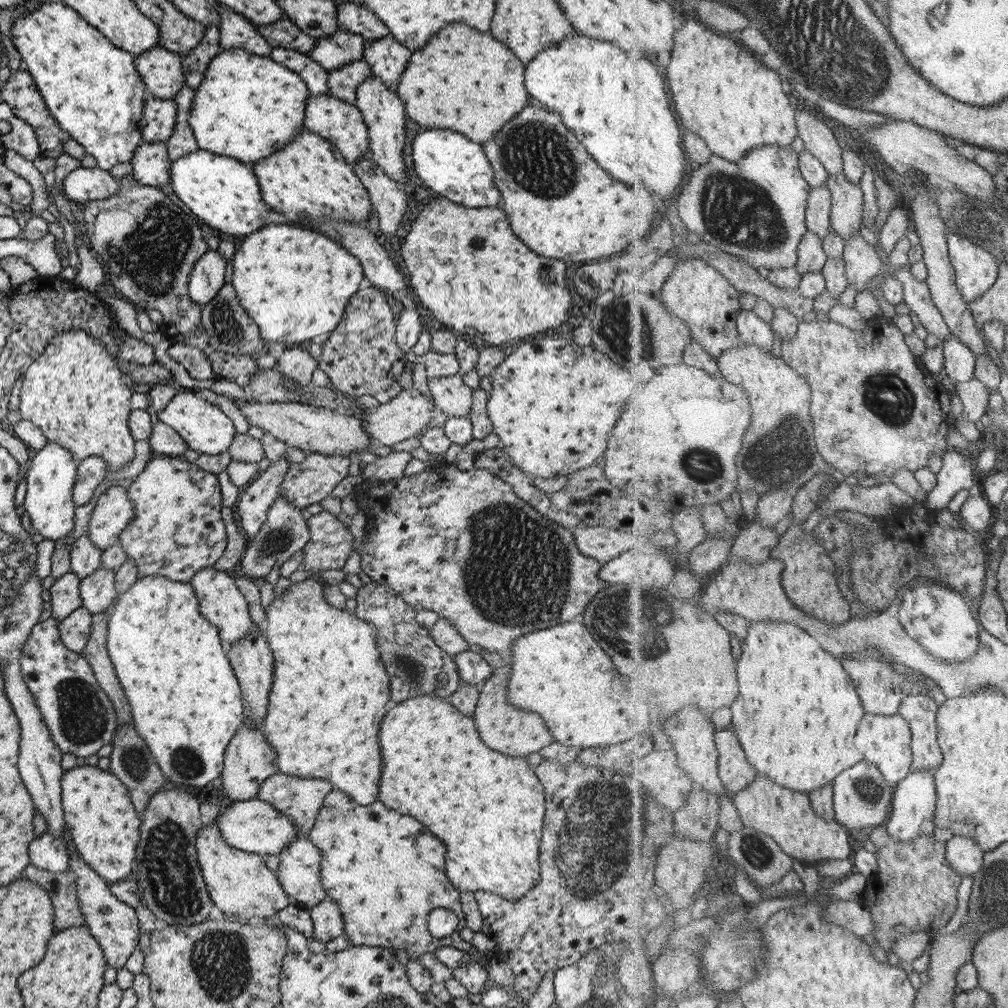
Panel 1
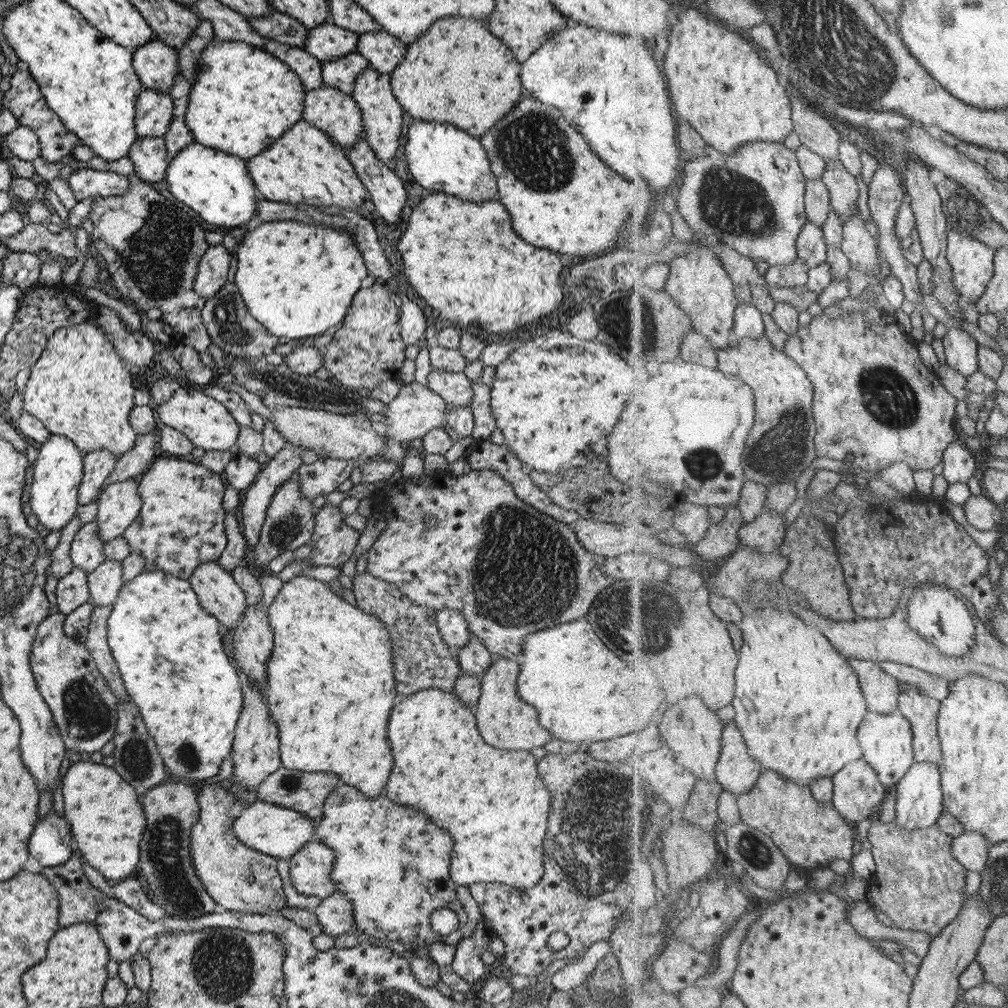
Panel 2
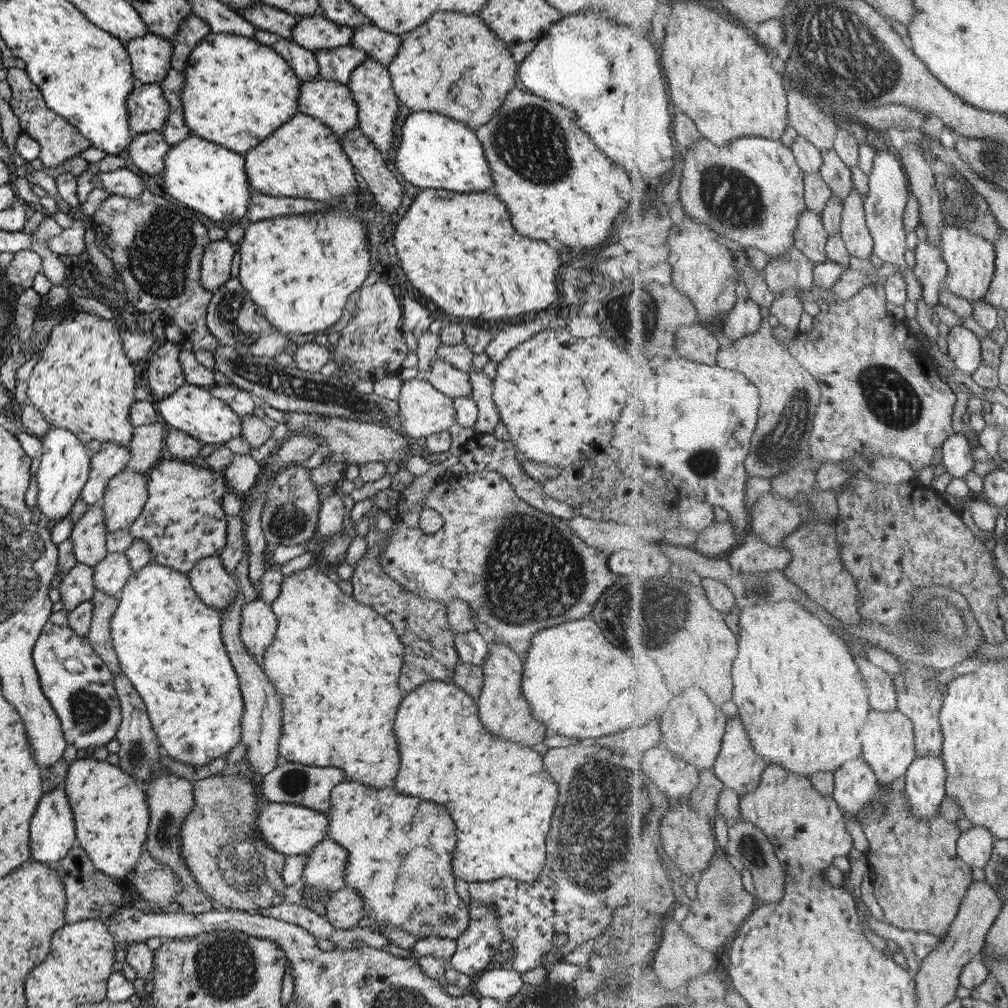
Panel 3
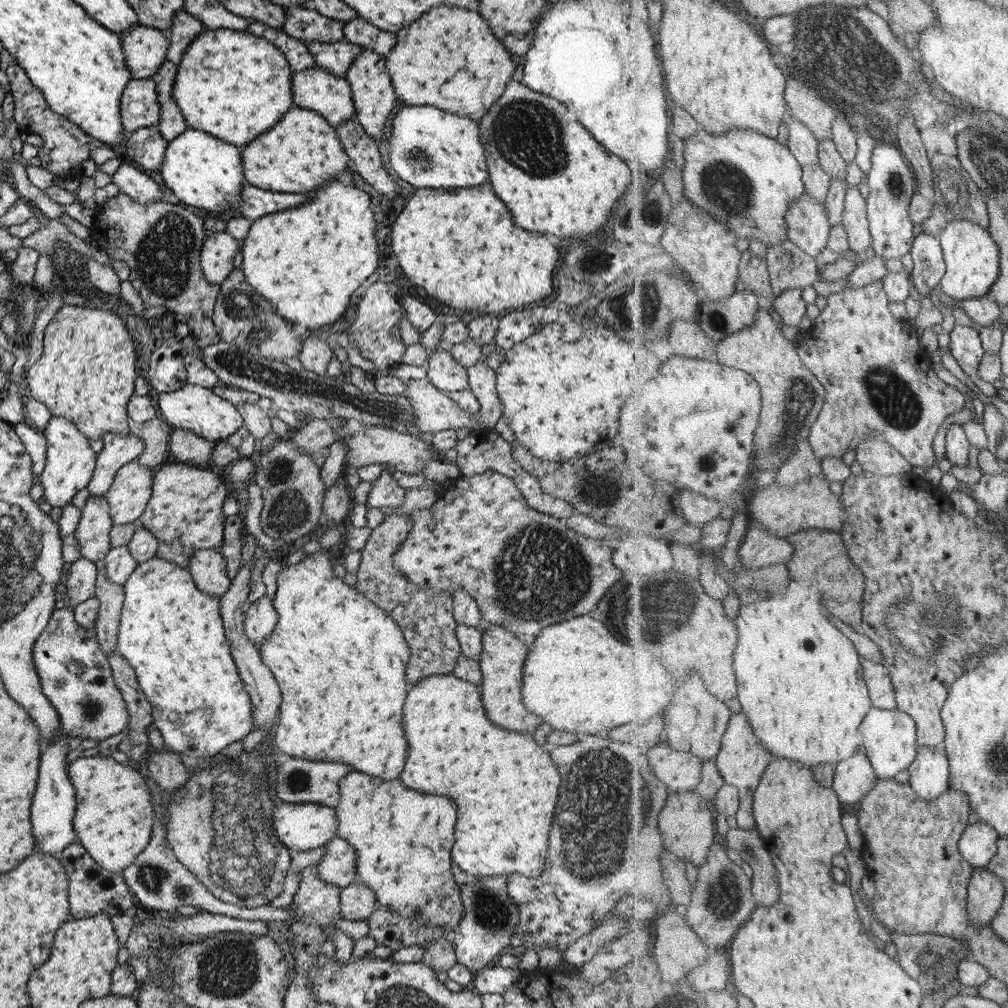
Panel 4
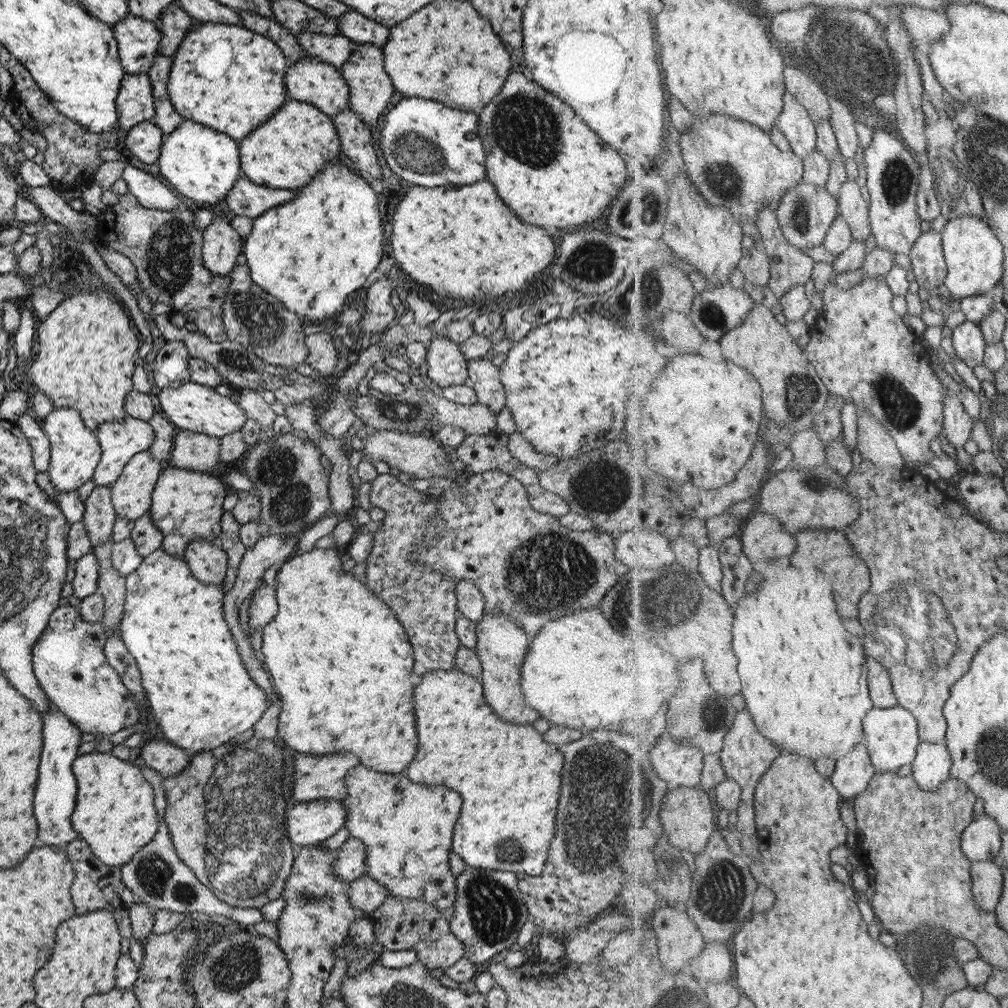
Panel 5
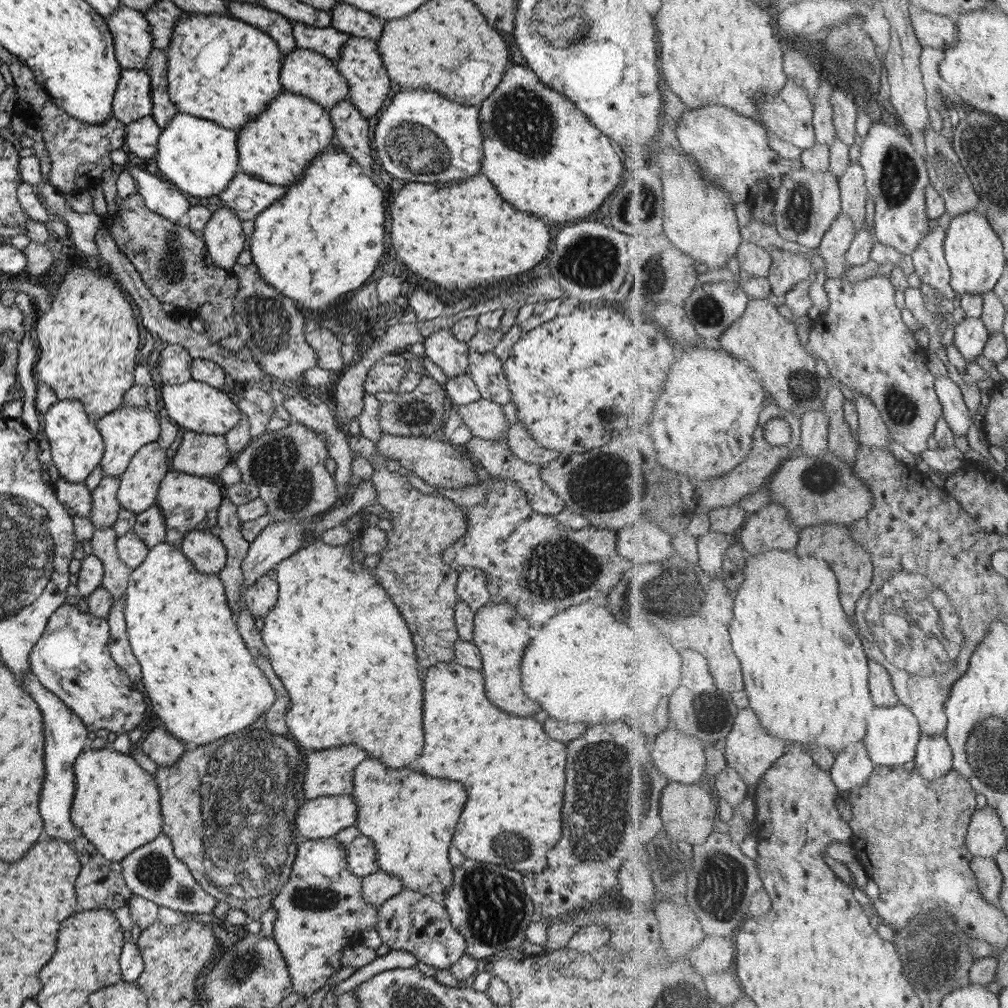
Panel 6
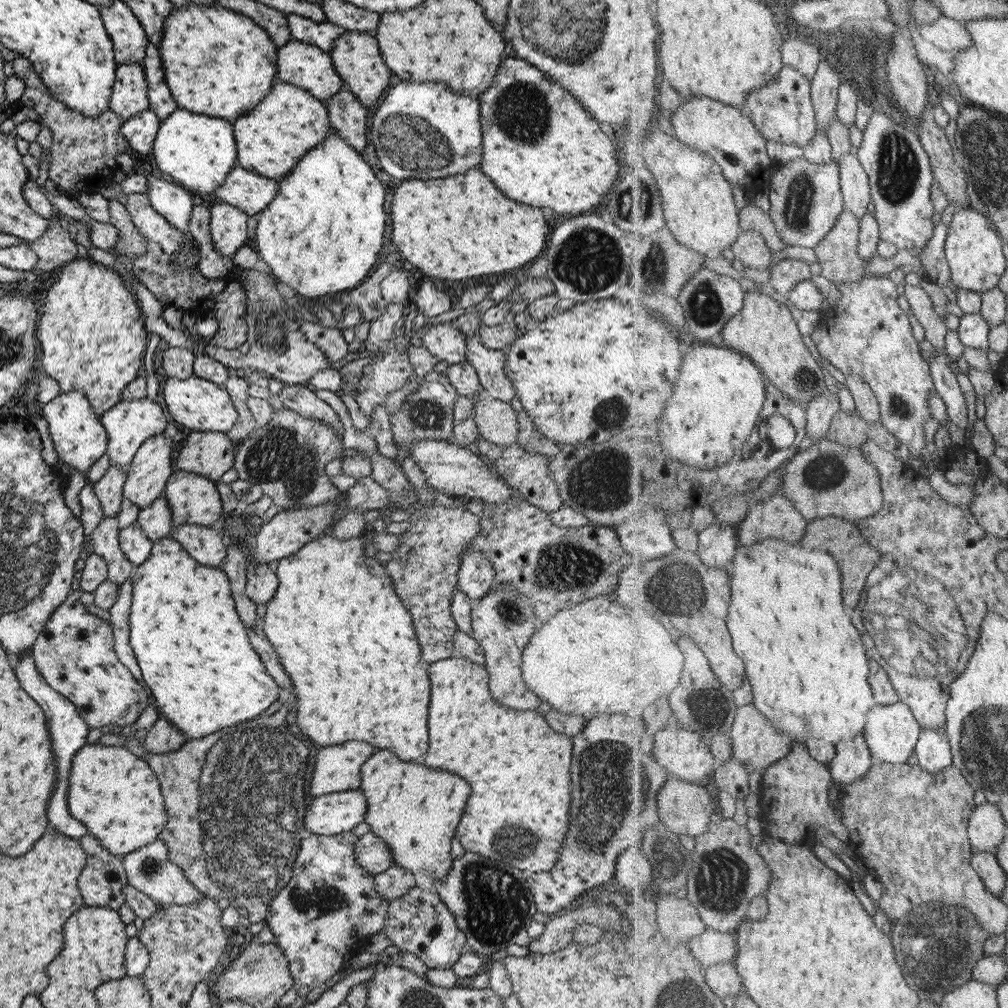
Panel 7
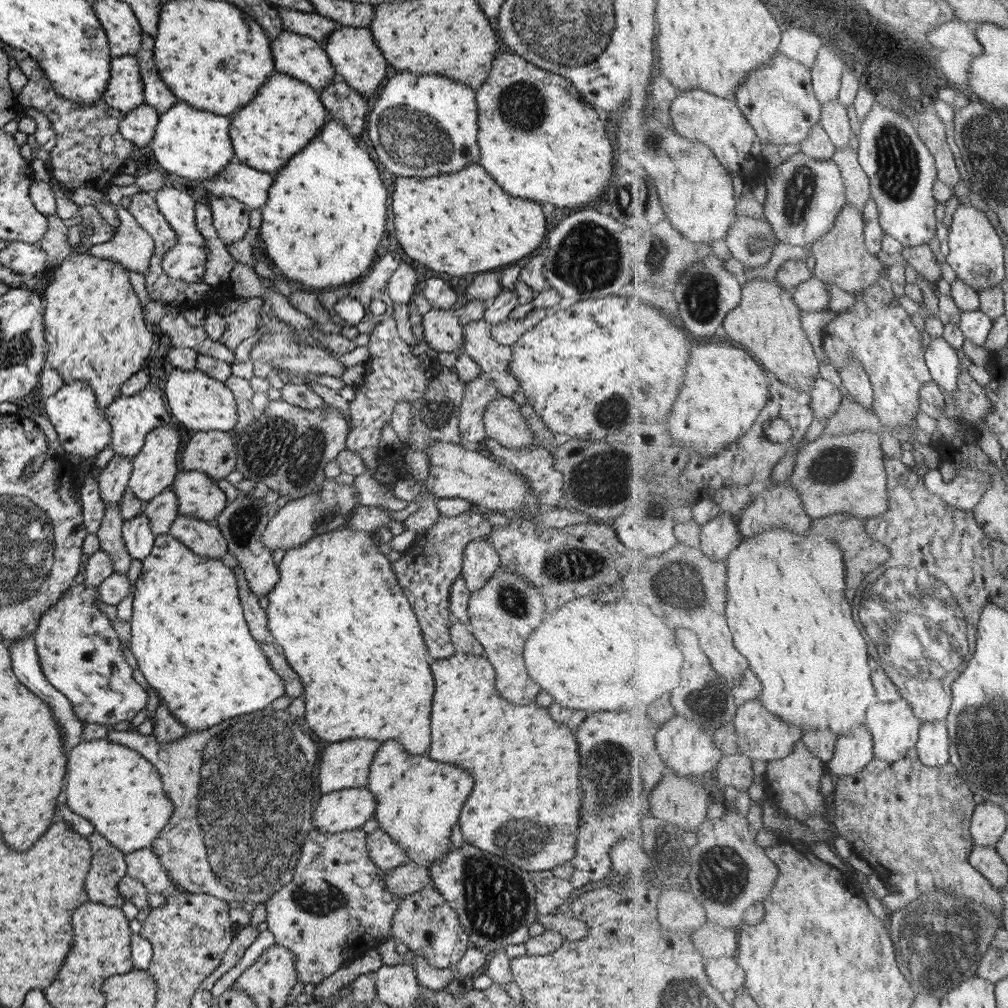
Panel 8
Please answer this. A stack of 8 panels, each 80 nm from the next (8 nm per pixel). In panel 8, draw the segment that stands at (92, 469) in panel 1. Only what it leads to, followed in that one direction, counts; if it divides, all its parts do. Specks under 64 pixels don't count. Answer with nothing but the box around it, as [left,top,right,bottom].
[103,386,170,458]

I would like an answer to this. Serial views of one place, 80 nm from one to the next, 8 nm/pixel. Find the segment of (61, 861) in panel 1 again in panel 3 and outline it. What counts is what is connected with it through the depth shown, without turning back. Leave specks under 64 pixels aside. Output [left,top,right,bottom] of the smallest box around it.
[29,788,75,864]

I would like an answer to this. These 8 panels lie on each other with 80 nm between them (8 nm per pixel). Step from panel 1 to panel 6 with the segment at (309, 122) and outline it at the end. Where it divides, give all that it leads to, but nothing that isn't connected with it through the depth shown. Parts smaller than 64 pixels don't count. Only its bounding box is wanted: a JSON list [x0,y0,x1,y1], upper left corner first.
[278,47,348,110]

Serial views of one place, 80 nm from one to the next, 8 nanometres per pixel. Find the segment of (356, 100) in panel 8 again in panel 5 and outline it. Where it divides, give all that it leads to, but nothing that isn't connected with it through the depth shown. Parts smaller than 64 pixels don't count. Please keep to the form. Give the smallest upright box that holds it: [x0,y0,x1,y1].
[331,108,381,179]

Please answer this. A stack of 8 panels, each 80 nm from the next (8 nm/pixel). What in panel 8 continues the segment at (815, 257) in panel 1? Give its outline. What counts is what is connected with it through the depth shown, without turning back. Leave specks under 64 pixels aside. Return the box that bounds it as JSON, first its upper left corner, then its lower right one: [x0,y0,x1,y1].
[763,150,848,246]

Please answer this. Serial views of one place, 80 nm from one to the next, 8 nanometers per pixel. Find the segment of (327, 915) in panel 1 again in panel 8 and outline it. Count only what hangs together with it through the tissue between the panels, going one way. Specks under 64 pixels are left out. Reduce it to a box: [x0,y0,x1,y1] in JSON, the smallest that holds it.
[383,862,431,898]

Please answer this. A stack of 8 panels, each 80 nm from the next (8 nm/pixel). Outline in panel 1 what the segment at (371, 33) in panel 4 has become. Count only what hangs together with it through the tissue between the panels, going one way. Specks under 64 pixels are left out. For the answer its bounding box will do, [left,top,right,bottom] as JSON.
[362,35,411,90]

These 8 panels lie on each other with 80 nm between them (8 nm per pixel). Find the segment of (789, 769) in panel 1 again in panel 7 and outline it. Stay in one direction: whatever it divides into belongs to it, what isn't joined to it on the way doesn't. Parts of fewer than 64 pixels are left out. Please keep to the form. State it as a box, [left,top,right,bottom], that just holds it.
[728,537,875,745]

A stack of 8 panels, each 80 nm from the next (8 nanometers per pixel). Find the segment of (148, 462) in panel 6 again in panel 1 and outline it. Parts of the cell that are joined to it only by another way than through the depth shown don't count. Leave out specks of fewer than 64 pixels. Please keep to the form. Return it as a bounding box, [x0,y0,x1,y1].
[85,484,133,552]

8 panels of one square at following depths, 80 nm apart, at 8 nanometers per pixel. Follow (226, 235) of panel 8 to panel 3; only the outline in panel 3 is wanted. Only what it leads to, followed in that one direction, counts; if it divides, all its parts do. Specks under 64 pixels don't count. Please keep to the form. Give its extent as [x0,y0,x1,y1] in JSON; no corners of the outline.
[200,239,237,292]

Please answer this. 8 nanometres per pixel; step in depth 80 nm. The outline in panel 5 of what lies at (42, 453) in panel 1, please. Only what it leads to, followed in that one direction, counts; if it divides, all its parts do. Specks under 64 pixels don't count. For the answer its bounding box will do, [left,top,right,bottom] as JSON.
[39,408,101,494]

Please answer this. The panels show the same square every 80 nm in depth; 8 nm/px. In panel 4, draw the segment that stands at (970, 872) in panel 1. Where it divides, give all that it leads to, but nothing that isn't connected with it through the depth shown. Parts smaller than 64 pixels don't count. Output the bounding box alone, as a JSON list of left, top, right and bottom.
[960,821,1000,868]

